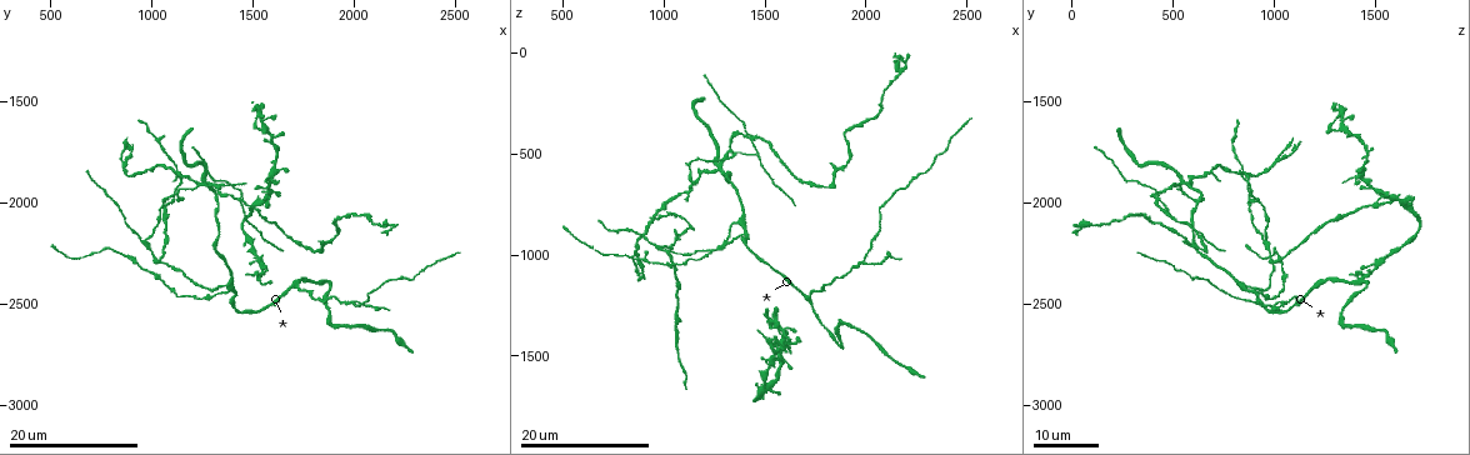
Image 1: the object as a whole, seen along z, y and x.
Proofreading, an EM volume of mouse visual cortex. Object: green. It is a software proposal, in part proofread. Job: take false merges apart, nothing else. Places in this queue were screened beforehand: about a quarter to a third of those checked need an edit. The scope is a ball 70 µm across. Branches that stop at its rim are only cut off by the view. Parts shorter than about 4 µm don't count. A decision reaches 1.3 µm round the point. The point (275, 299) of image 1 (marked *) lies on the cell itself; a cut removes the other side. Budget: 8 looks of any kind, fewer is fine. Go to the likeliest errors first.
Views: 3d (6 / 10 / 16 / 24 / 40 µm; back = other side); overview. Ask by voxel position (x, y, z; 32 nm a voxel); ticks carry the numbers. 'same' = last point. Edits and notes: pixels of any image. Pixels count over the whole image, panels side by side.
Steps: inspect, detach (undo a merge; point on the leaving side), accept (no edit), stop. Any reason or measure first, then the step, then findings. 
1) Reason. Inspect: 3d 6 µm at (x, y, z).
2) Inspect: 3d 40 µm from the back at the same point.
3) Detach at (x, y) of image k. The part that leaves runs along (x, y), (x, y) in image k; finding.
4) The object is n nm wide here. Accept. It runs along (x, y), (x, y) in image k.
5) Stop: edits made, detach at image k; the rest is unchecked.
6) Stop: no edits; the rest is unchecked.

Four-way junction. Inspect: 3d 24 µm at (1720, 2420, 1220).

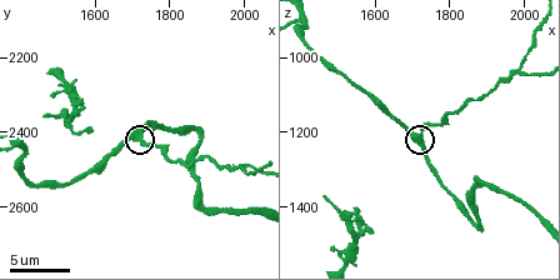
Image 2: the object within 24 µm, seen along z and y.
Closer look. Inspect: 3d 6 µm at (1720, 2420, 1210).

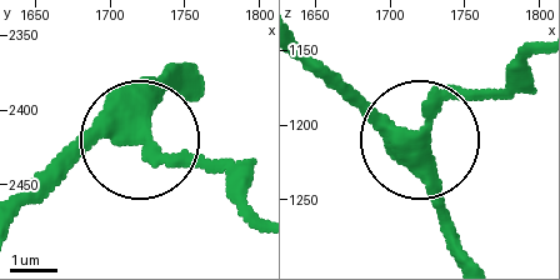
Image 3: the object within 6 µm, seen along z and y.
From behind. Inspect: 3d 6 µm from the back at (1724, 2410, 1210).

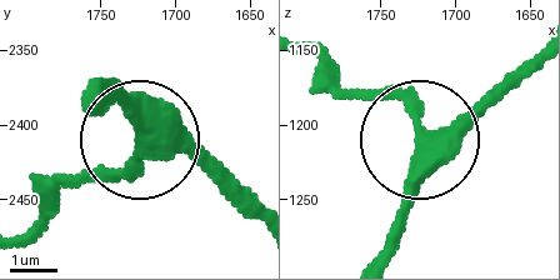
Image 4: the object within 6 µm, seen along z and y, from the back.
The object is 370 nm wide here. Accept. It runs along (533, 55), (425, 134), (401, 106), (354, 90), (321, 63) in image 4; continuous, no second cell.

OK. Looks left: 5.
Small branch off a trunk. Inspect: 3d 6 µm at (1980, 2500, 1030).

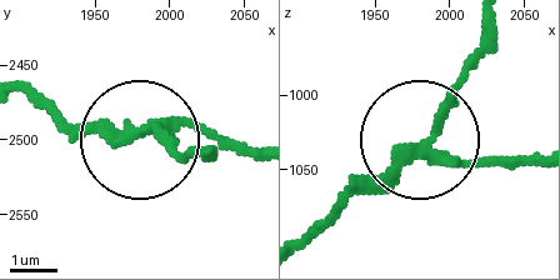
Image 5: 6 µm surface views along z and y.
The side arm is 7 µm long. Detach at (208, 130) of image 5. The part that leaves runs along (138, 134), (253, 145) in image 5; two cells meet here.

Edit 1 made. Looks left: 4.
A fork. Inspect: 3d 24 µm at (1390, 2430, 900).

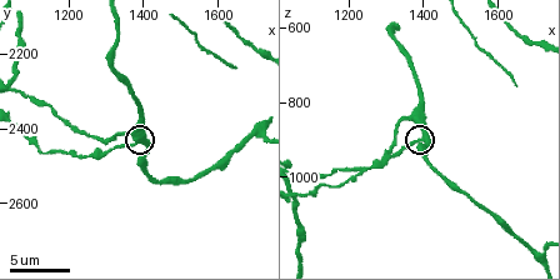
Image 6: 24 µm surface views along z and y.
Inspect: 3d 10 µm at the same point.

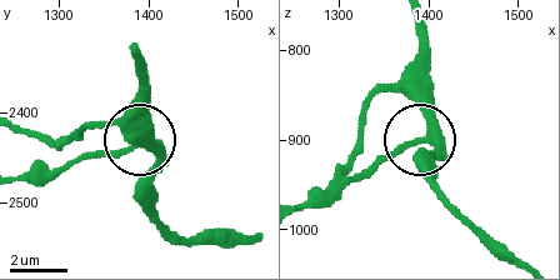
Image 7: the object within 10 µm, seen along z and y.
3 arms meet here. Accept. One cell here.

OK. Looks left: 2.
Inspect: 3d 16 µm at (960, 2180, 950).

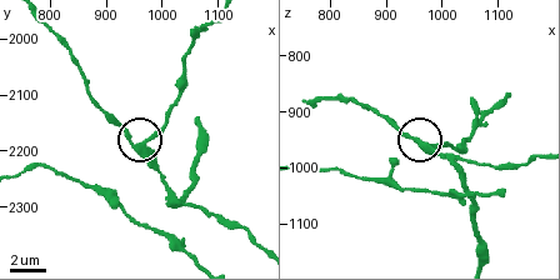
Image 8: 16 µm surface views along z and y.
Inspect: 3d 6 µm at (960, 2190, 955).

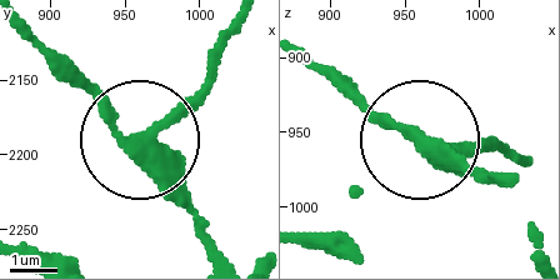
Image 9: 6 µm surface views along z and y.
The side arm is 16 µm long; 3 arms meet here. Accept. Continuous, no second cell.

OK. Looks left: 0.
Stop: edits made, detach at image 5; the rest is unchecked.

